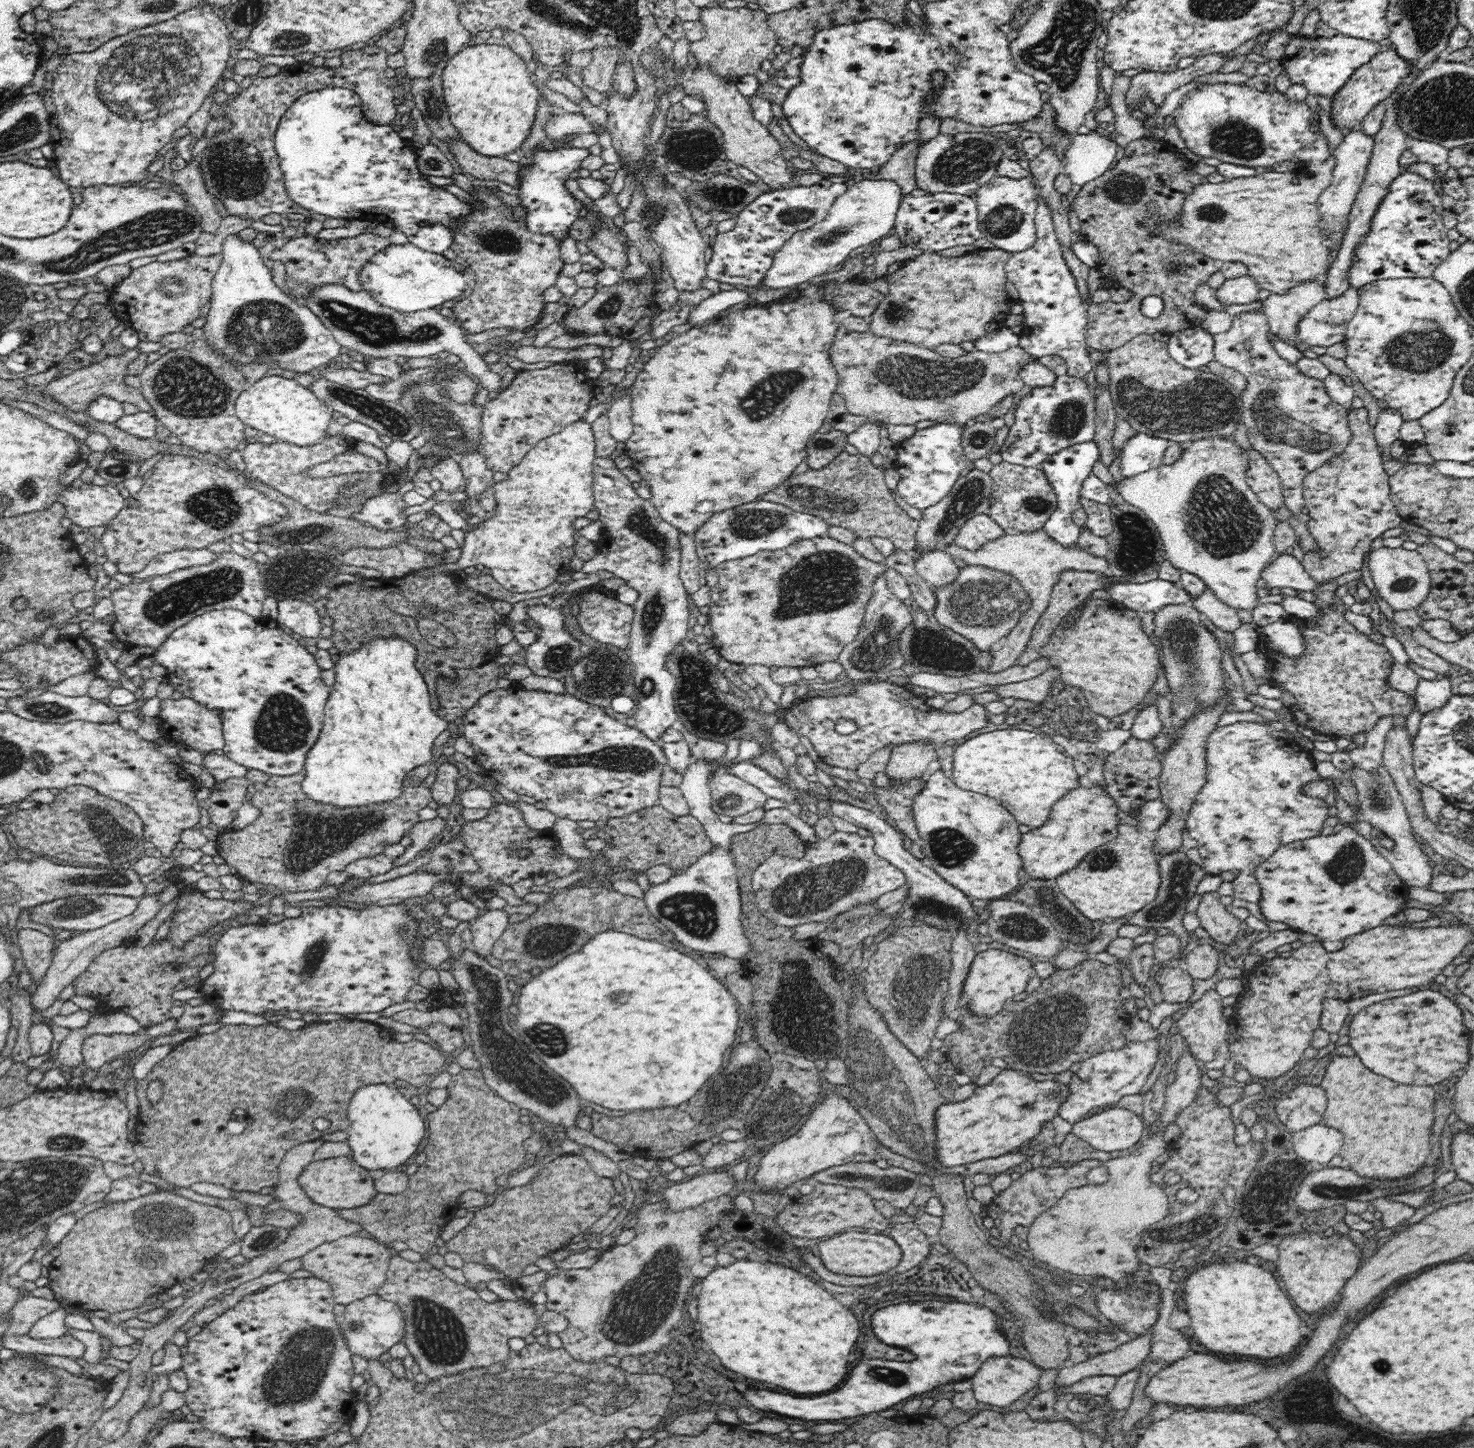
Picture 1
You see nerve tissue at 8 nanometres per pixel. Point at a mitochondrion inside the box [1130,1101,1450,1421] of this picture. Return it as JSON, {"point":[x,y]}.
{"point":[1382,1366]}

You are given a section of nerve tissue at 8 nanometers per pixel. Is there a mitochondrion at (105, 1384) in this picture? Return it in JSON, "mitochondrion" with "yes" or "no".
{"mitochondrion":"no"}

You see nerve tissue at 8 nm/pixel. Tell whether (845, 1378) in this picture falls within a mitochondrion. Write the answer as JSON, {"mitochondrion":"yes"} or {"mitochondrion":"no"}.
{"mitochondrion":"no"}

